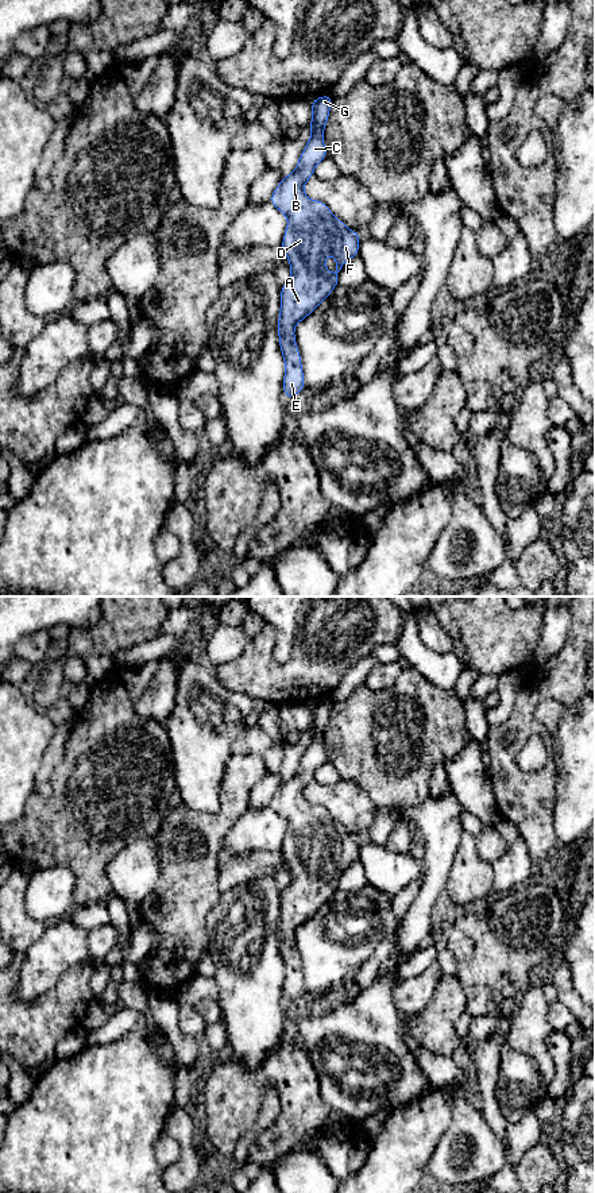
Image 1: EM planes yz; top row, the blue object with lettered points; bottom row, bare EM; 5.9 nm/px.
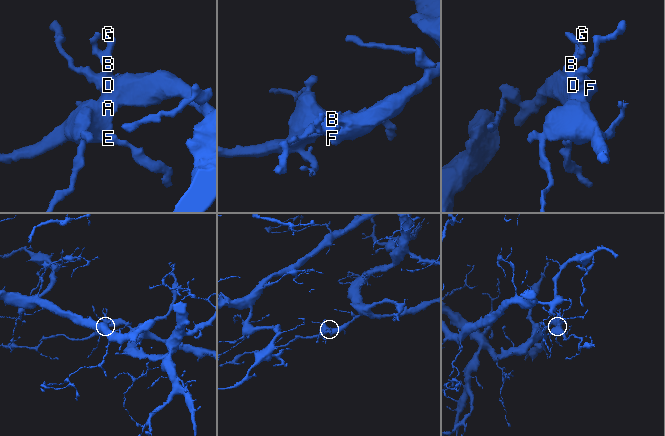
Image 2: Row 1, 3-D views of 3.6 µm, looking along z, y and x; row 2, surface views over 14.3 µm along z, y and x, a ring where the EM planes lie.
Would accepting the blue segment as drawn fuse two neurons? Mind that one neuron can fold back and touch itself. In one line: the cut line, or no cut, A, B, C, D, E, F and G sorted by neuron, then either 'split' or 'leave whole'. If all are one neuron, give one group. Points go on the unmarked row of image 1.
no cut | A B C D E F G | leave whole

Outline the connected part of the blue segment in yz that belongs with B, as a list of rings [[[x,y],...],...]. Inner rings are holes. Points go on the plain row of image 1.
[[[331,698],[312,704],[310,744],[298,762],[295,775],[291,779],[282,781],[282,785],[275,792],[268,804],[279,816],[287,822],[287,833],[285,835],[281,853],[289,864],[291,880],[290,884],[281,891],[281,912],[278,922],[279,951],[285,965],[283,999],[287,1004],[291,1004],[297,997],[305,996],[301,960],[294,942],[295,930],[301,924],[306,923],[333,896],[337,889],[337,877],[341,875],[343,869],[347,868],[351,862],[359,860],[359,845],[362,838],[351,835],[340,823],[333,821],[327,808],[320,804],[309,804],[304,796],[304,789],[310,784],[312,780],[314,780],[314,772],[328,761],[324,748],[324,733],[329,723],[332,703],[333,700]],[[329,857],[333,858],[336,865],[336,876],[333,879],[329,879],[325,875],[325,861]]]

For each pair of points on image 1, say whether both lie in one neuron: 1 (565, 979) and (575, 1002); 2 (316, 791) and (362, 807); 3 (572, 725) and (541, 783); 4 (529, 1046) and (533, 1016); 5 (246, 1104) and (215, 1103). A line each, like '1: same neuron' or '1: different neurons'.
1: same neuron
2: same neuron
3: different neurons
4: same neuron
5: same neuron

